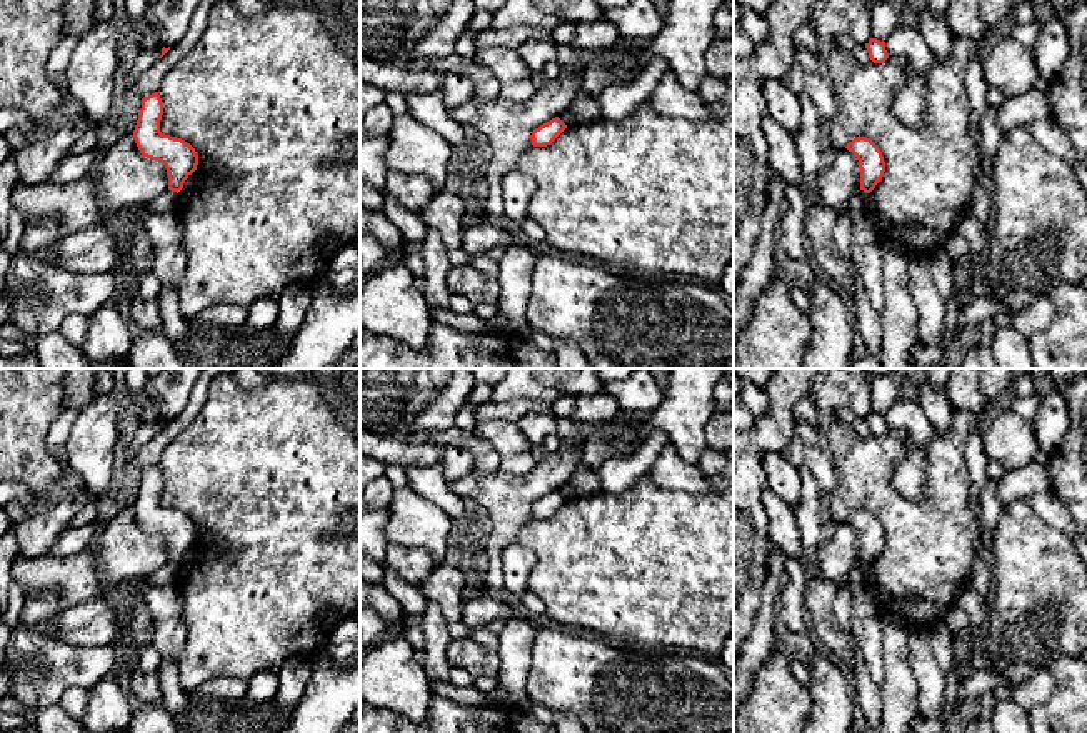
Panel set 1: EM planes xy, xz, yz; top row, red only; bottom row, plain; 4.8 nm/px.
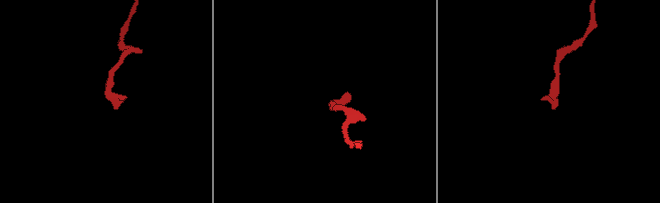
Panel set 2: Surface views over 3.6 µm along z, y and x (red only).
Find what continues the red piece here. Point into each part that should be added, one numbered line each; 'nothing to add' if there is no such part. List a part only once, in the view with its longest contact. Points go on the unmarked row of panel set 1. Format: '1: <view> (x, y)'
nothing to add

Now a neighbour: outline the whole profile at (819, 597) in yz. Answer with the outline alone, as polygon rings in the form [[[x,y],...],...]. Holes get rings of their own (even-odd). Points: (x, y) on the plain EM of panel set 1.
[[[825,578],[805,583],[804,608],[809,613],[809,620],[814,628],[814,640],[820,650],[829,653],[850,675],[857,643],[852,635],[845,635],[840,630],[834,611],[835,600],[835,583]]]

